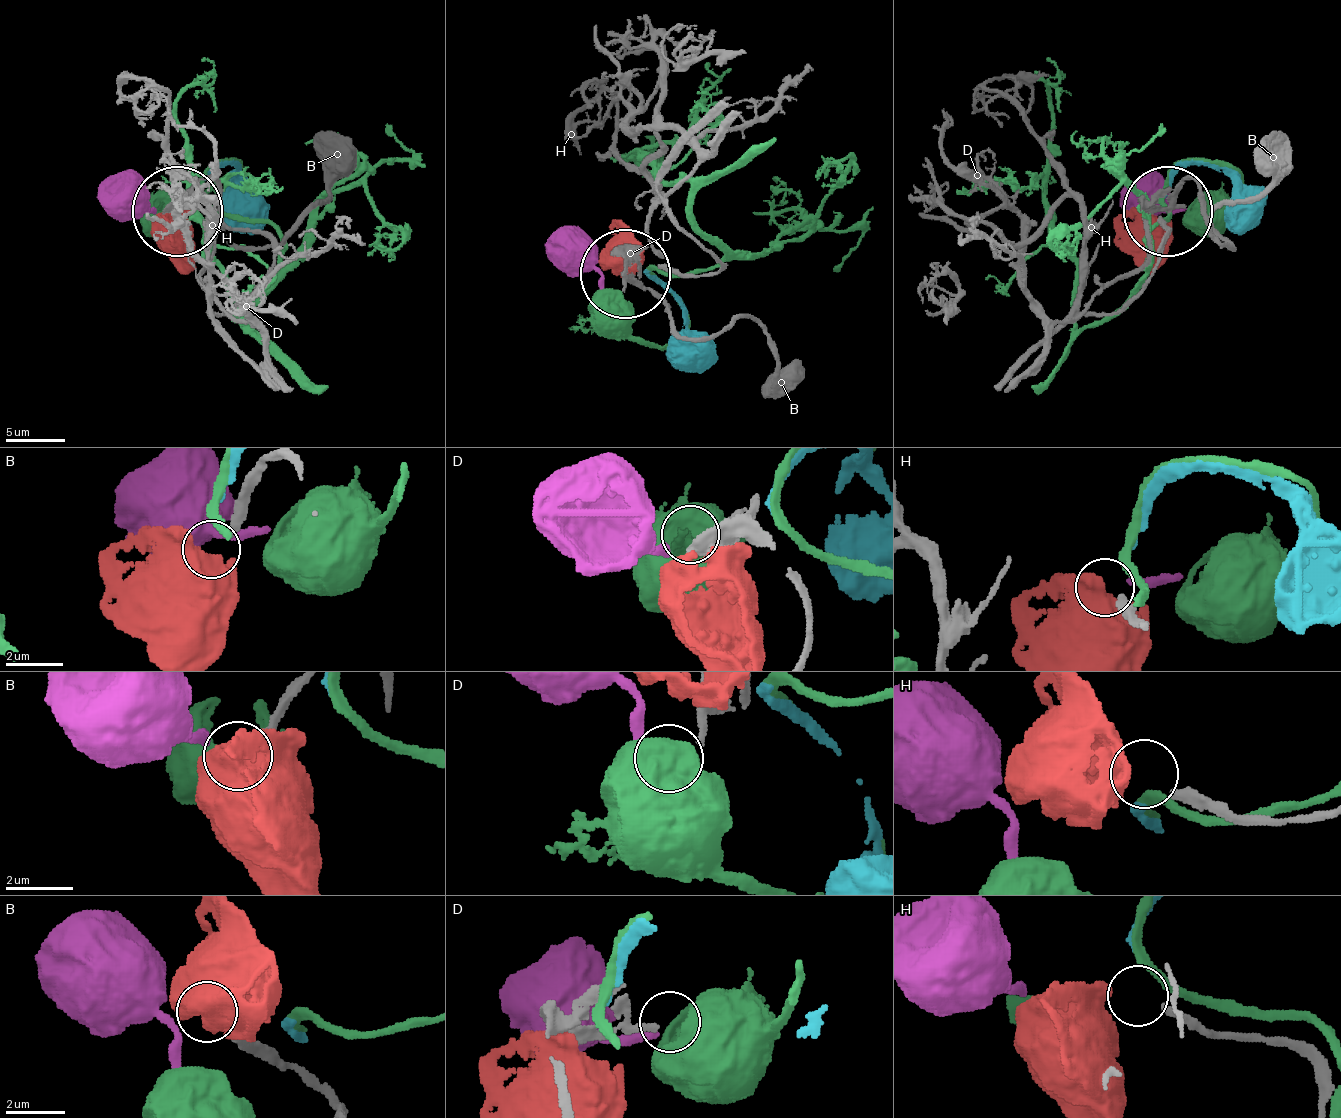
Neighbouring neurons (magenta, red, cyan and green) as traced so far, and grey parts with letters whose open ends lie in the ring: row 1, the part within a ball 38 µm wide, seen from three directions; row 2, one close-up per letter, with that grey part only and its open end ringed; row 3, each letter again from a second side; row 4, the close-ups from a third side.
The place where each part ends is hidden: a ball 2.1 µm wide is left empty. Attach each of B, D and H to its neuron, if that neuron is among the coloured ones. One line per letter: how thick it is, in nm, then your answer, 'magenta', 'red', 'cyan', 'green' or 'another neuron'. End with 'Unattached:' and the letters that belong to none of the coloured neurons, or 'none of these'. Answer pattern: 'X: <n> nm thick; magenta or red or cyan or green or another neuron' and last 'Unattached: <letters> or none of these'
B: 280 nm thick; another neuron
D: 170 nm thick; magenta
H: 300 nm thick; red
Unattached: B

